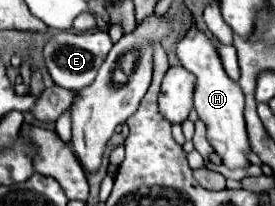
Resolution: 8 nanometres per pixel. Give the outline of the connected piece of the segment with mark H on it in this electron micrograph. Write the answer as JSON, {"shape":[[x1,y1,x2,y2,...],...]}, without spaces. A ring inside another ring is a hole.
{"shape":[[191,28,189,34,177,44,177,56,181,64,197,76,197,86,195,86,195,110,199,118,207,126,207,142,215,150,215,154,221,158,221,162,227,168,249,168,249,136,245,132,245,118,243,118,243,92,237,82,233,82,223,66,221,60,211,44,211,40,199,32,197,28]]}

